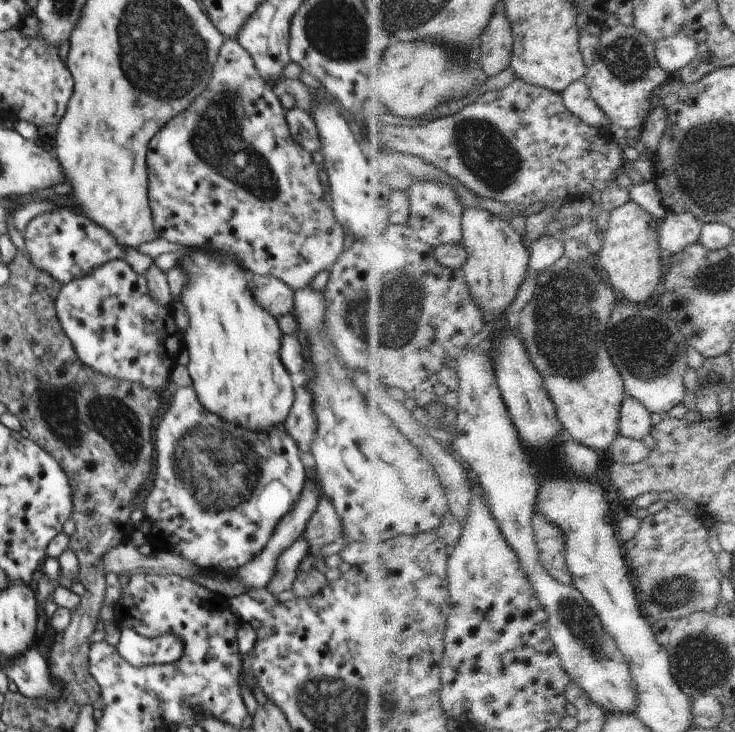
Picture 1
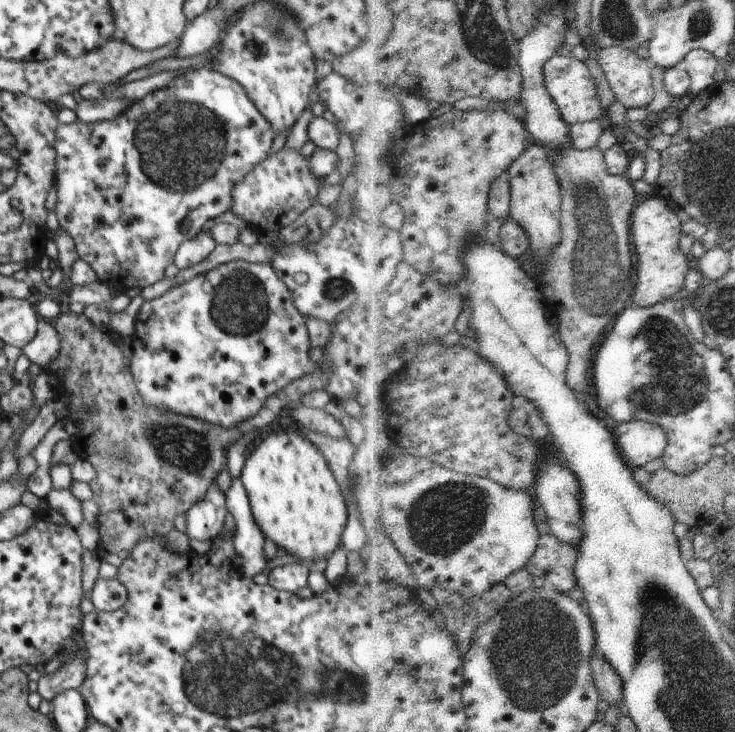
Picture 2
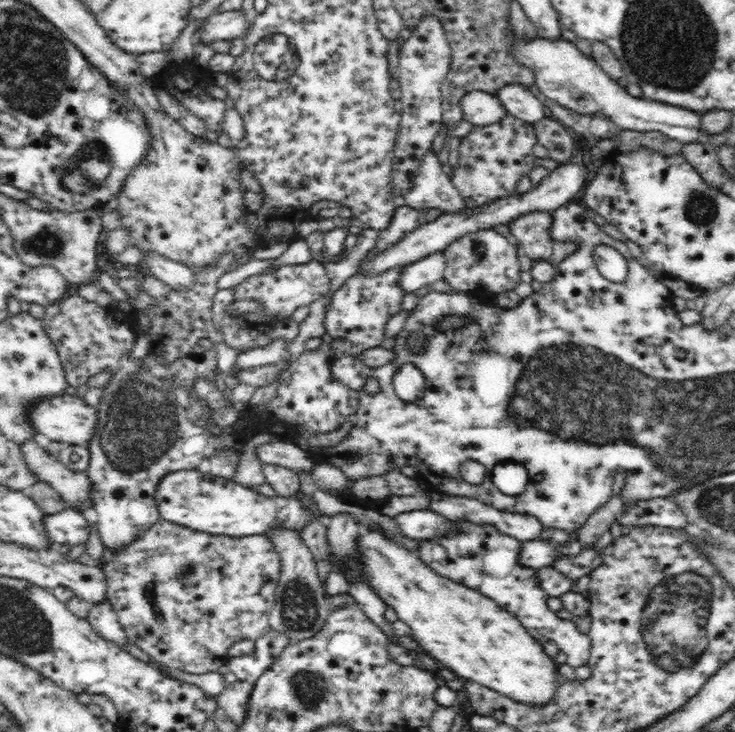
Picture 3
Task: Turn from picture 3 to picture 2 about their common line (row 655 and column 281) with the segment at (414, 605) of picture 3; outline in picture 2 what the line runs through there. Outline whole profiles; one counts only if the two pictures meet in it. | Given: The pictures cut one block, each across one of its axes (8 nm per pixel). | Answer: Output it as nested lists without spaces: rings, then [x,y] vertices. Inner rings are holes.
[[[275,425],[273,433],[249,452],[239,480],[246,490],[255,524],[264,538],[274,542],[281,551],[307,561],[308,567],[317,569],[322,568],[333,551],[340,547],[340,538],[348,522],[344,494],[320,450],[303,438],[294,427],[282,429]]]

